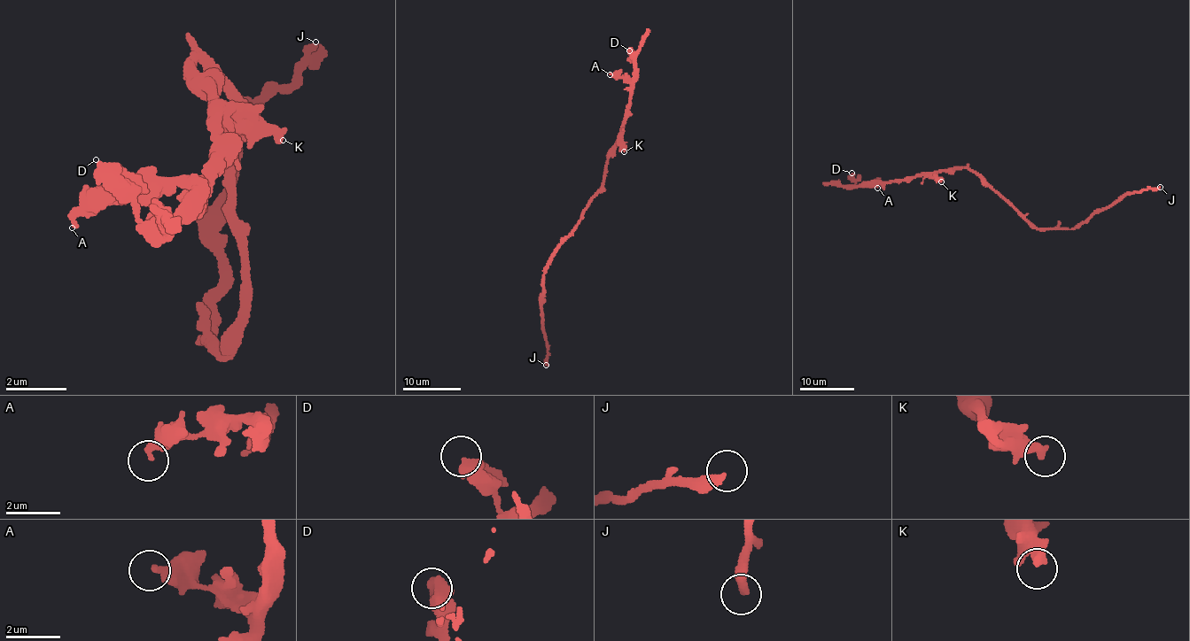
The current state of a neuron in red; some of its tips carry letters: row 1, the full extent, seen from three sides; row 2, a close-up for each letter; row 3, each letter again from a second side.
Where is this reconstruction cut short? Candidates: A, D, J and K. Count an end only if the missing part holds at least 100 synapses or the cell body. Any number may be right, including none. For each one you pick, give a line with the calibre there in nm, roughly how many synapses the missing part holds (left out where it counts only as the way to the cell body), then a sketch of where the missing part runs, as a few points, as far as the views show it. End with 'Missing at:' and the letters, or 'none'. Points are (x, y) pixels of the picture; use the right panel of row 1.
Missing at: none

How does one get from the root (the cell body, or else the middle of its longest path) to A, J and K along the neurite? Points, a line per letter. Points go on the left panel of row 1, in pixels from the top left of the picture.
A: (225, 176), (235, 116), (201, 58), (187, 62), (212, 100), (208, 183), (108, 196), (72, 227)
J: (225, 176), (253, 283), (226, 350), (209, 339), (229, 277), (211, 225), (247, 112), (323, 58), (315, 42)
K: (225, 176), (235, 116), (220, 81), (197, 65), (201, 58), (187, 62), (221, 105), (283, 140)

